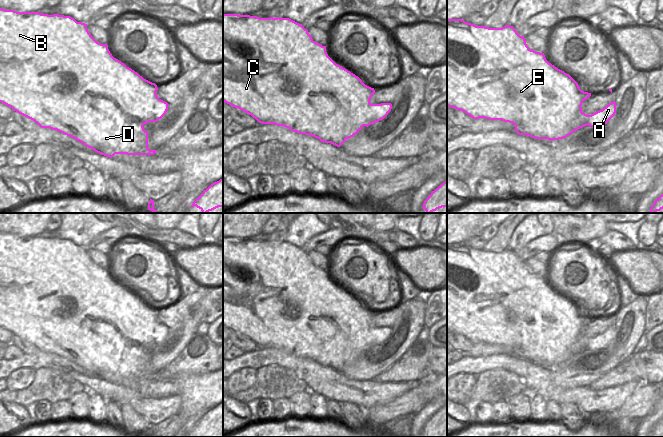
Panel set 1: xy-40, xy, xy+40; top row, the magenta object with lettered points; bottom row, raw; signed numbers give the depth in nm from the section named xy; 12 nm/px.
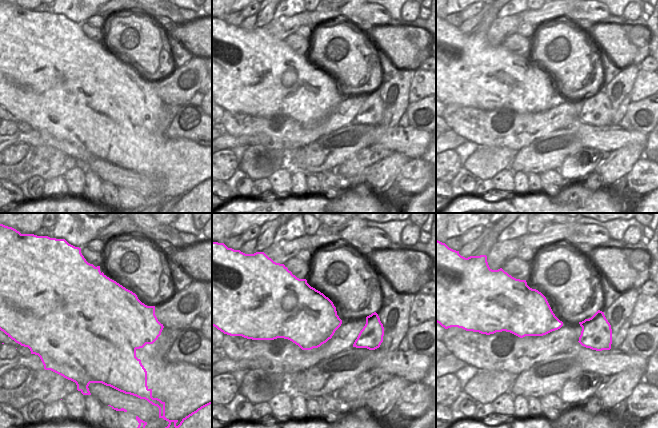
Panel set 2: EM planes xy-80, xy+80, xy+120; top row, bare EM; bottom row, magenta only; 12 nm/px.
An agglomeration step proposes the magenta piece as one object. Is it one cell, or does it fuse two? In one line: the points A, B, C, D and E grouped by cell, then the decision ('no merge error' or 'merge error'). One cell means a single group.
groups A / B C D E; merge error

